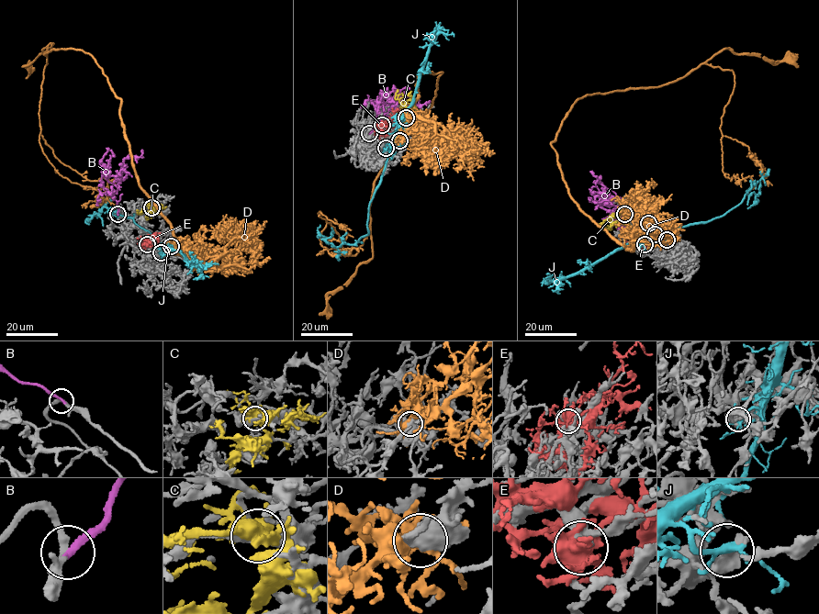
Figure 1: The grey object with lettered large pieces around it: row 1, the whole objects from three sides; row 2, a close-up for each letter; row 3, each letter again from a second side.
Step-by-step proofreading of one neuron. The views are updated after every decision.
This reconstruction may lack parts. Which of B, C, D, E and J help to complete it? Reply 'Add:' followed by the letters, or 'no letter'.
Add: B

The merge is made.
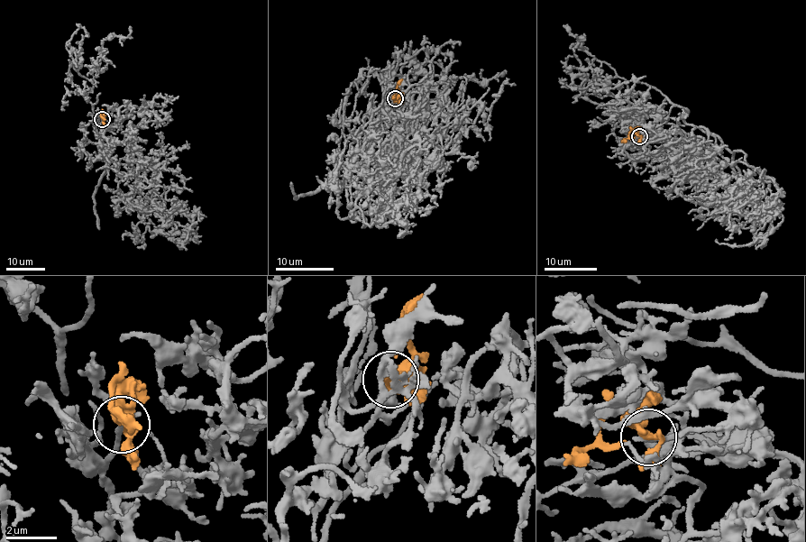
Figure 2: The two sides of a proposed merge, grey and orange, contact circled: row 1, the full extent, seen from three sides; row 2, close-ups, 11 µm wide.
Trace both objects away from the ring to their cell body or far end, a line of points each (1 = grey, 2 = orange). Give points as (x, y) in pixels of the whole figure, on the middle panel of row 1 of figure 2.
1: (395, 98), (366, 145), (378, 155), (382, 138), (398, 175), (350, 218), (356, 208), (386, 224), (409, 191)
2: (395, 98), (398, 94), (398, 87), (402, 78)

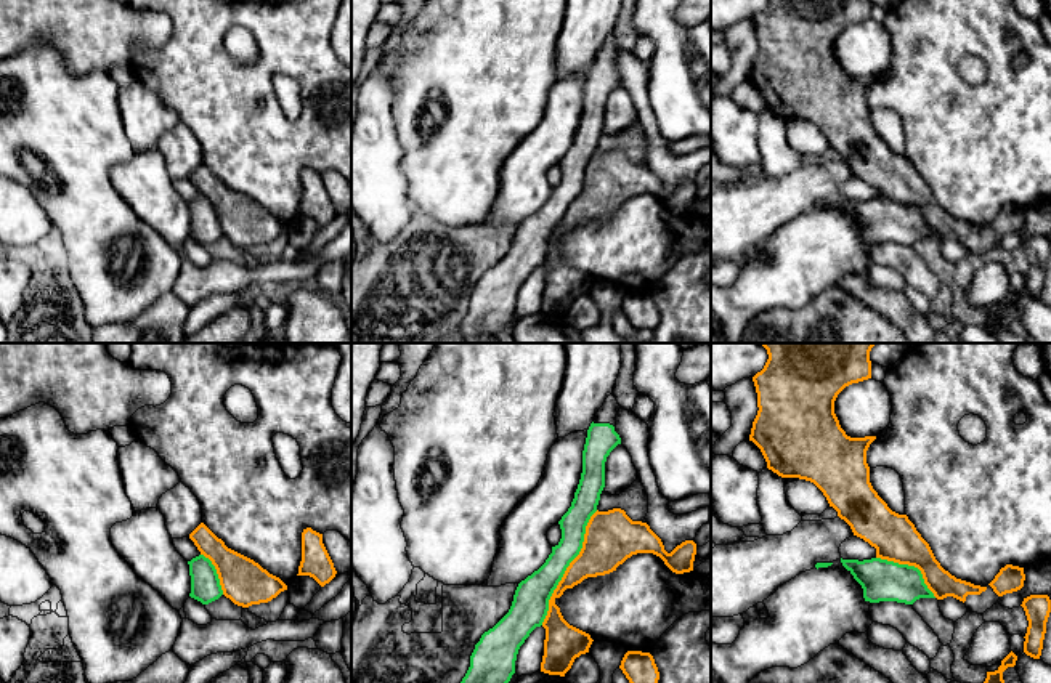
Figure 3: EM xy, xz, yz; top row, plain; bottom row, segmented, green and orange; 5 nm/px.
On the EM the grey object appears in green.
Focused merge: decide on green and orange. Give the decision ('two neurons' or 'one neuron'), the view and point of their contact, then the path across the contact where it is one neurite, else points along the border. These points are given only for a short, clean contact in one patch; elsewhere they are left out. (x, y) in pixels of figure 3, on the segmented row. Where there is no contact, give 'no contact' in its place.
one neuron; contact xz (567, 566)

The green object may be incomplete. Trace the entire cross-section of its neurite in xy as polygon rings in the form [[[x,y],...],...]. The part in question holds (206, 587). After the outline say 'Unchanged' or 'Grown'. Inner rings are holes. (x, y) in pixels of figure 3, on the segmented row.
[[[204,523],[191,534],[199,556],[188,561],[191,576],[189,596],[209,604],[221,595],[234,604],[249,608],[252,604],[268,603],[287,585],[270,574],[254,560],[228,548]]]. Grown

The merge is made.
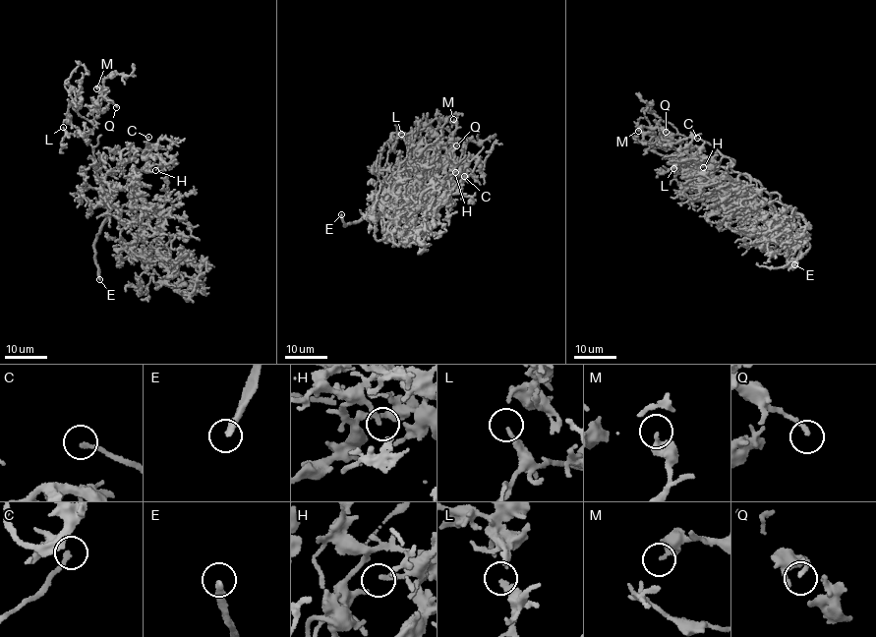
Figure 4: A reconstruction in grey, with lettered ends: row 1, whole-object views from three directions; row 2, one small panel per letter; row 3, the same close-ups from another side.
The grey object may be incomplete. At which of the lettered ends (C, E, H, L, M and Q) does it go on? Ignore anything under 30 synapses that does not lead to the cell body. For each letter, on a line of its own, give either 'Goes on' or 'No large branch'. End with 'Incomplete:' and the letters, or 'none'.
C: Goes on
E: Goes on
H: Goes on
L: No large branch
M: No large branch
Q: No large branch
Incomplete: C, E, H

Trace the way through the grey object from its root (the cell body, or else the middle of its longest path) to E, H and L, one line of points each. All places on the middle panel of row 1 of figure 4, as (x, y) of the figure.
E: (379, 216), (367, 215), (346, 225), (341, 214)
H: (379, 216), (409, 216), (425, 194), (440, 199), (447, 191), (445, 175), (453, 166), (461, 168), (455, 172)
L: (379, 216), (377, 215), (383, 211), (410, 171), (408, 162), (410, 154), (401, 134)

